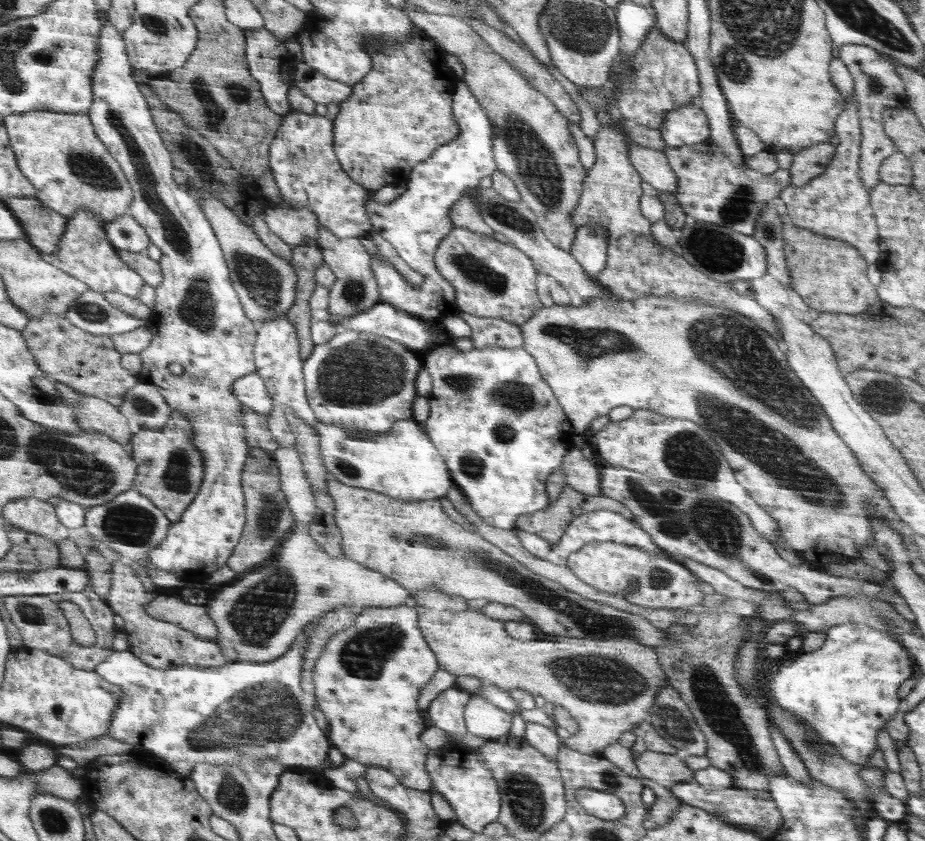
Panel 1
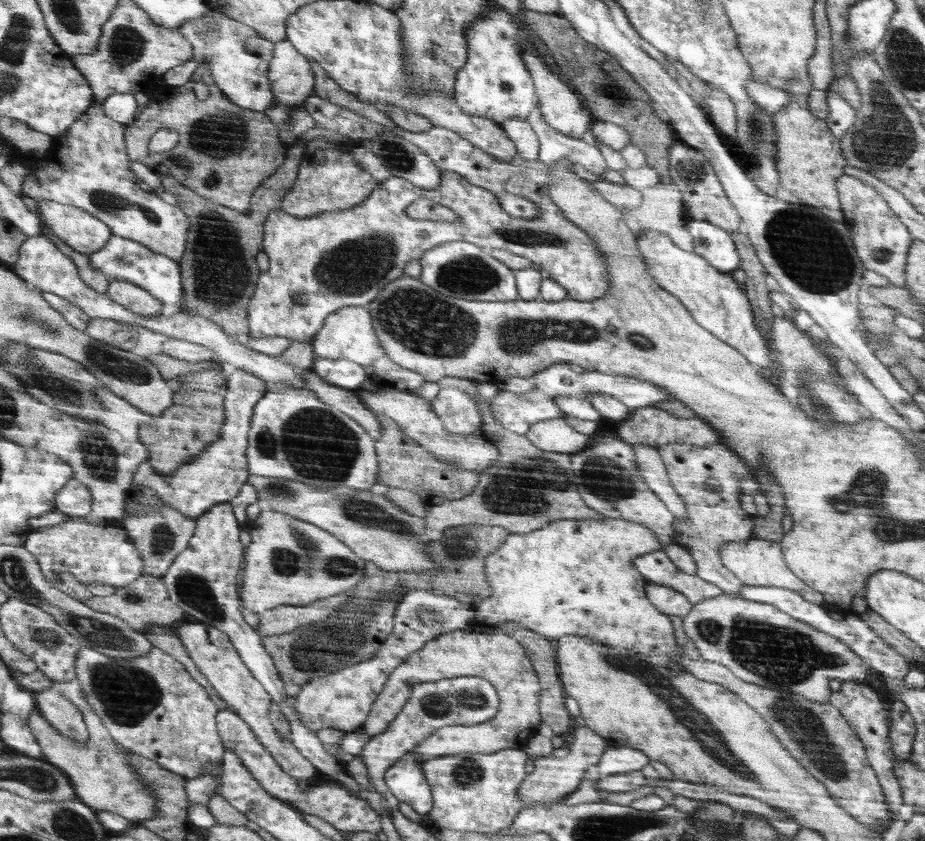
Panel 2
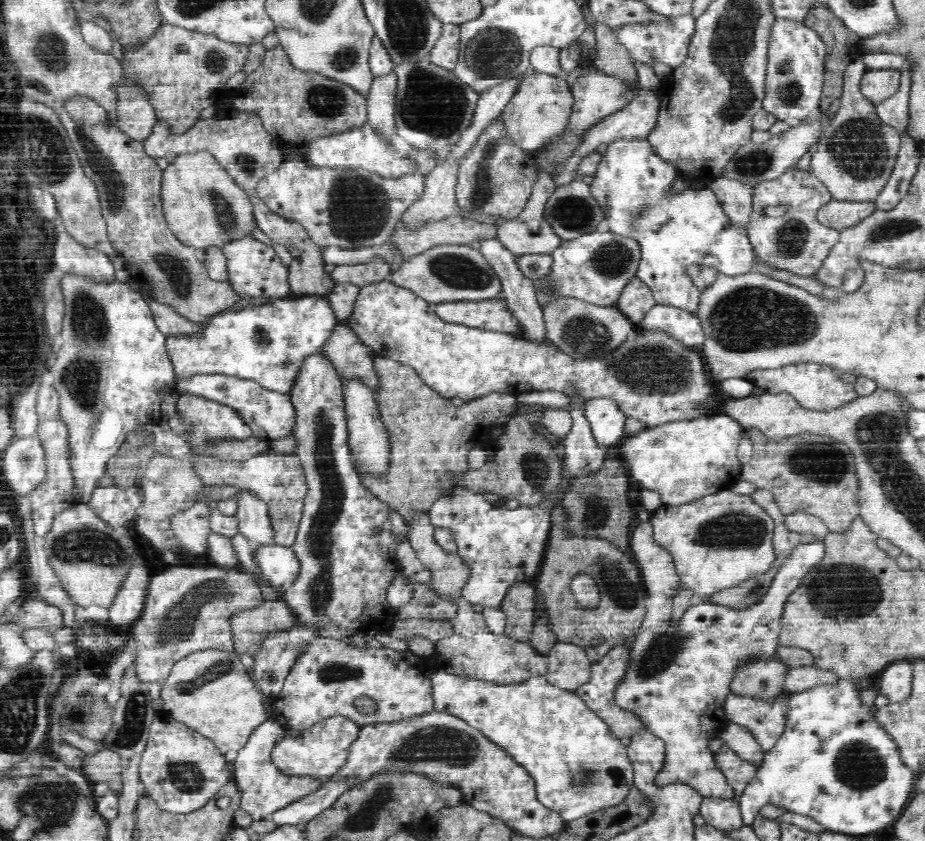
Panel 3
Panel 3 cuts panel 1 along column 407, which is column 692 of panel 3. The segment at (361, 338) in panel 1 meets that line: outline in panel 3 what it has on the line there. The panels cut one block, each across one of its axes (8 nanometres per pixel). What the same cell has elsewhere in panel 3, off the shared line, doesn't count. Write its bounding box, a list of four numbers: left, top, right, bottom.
[340,279,718,428]

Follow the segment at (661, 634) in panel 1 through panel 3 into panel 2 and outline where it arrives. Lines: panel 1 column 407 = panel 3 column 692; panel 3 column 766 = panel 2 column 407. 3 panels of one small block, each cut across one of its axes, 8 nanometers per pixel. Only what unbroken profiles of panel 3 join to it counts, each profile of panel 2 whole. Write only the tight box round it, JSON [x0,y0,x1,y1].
[247,476,440,571]

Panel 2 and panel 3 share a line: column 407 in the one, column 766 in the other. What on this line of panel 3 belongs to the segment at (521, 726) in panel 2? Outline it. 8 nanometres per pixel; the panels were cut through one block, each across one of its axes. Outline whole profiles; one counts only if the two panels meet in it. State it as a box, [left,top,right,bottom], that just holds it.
[730,653,786,702]

